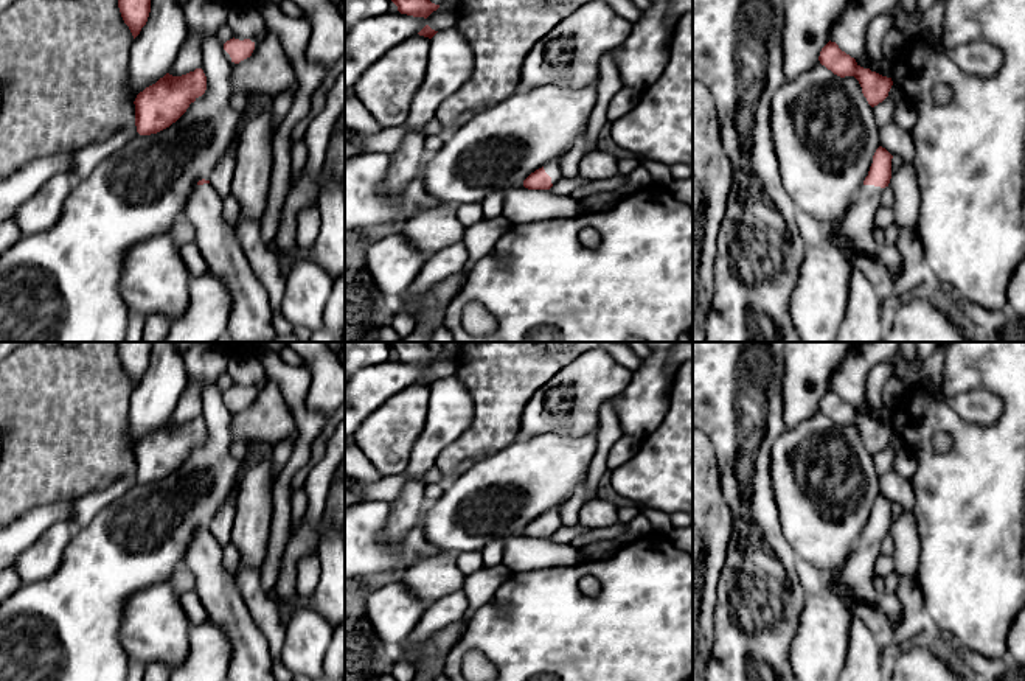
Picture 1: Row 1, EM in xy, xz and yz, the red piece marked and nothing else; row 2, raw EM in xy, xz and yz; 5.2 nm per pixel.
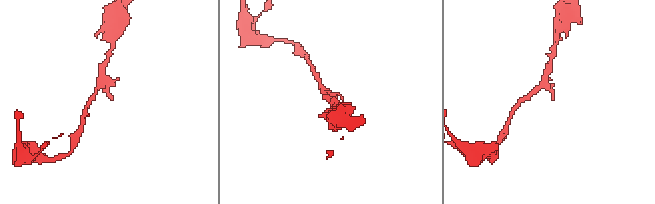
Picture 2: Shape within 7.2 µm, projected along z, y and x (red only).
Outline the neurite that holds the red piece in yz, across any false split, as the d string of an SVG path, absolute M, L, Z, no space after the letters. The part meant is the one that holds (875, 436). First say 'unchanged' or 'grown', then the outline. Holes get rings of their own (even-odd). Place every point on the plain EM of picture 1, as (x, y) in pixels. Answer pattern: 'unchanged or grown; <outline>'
unchanged; M829 389L822 396L818 409L840 426L854 424L859 429L862 442L871 456L882 451L888 445L888 440L893 434L891 426L860 415L856 407L842 400L836 390Z

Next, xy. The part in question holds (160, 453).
unchanged; M202 417L182 424L166 421L137 443L134 449L137 480L151 484L169 476L205 438L207 424Z

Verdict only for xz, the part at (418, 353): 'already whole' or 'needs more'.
already whole

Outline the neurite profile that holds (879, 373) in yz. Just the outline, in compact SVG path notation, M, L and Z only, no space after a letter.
M890 361L881 362L871 368L865 384L865 401L868 404L868 409L862 412L856 407L857 414L867 417L871 414L877 414L885 407L882 403L882 389L887 379L893 376L893 373L895 365Z

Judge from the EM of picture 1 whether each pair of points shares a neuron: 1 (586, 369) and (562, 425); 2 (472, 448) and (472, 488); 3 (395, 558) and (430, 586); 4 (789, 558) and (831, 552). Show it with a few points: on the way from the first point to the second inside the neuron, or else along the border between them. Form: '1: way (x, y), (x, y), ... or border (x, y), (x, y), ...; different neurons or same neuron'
1: way (586, 383), (586, 401), (576, 411); same neuron
2: border (516, 440), (483, 457); different neurons
3: border (440, 551), (416, 557), (398, 576); different neurons
4: border (780, 524), (786, 541), (800, 558); different neurons

